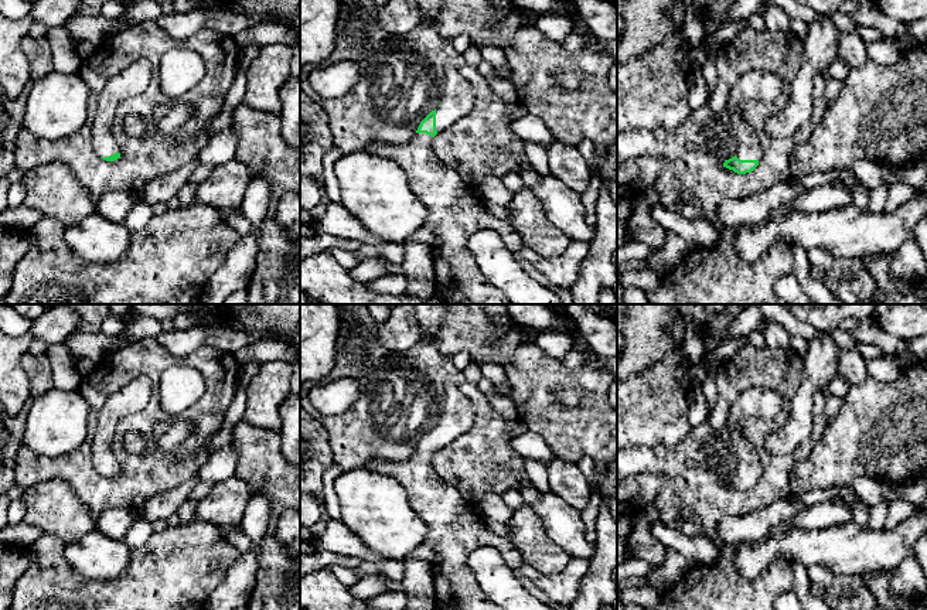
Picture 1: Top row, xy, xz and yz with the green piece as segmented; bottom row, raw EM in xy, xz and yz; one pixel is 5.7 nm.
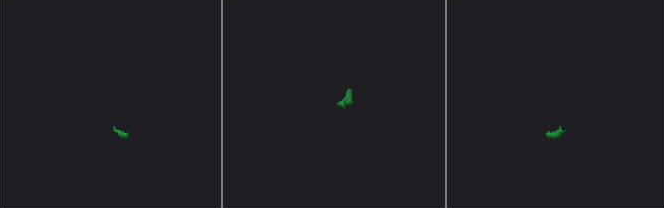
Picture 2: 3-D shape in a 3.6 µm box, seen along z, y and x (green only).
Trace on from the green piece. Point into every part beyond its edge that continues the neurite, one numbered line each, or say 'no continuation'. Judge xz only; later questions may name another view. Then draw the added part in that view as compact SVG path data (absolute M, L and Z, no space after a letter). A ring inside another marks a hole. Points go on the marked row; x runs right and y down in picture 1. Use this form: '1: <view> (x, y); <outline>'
1: xz (457, 99); M447 65L440 106L436 109L436 130L443 132L467 116L476 103L473 85L457 68Z

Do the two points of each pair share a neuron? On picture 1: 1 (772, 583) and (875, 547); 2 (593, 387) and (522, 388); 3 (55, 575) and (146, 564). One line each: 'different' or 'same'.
1: different
2: same
3: same

